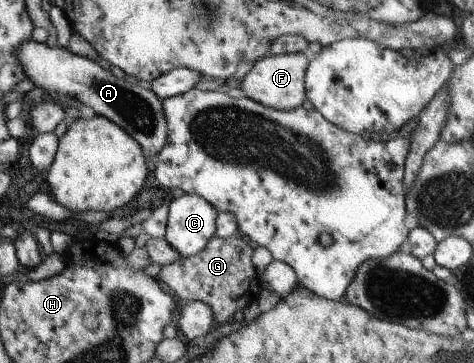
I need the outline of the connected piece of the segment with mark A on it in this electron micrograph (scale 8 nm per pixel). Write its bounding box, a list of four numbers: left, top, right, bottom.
[16,41,168,158]

